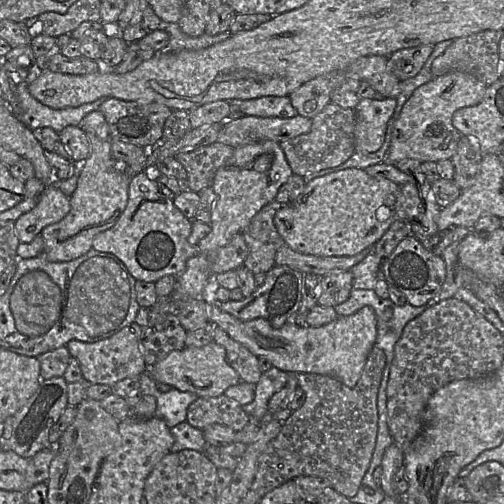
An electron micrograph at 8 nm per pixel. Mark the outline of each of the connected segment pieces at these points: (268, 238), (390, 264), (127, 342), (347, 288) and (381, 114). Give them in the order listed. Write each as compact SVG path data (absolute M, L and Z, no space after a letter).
M276 200L271 201L258 211L242 232L248 247L243 265L253 274L266 273L276 265L276 253L285 244L274 224L274 216L282 206Z
M408 235L398 244L390 256L382 260L381 276L387 283L400 290L406 296L409 304L422 306L439 294L446 279L446 264L442 256L434 255L416 237Z
M132 322L105 339L96 342L70 340L66 347L71 357L78 360L84 380L89 384L112 386L125 378L140 376L145 372L147 365L140 346L141 333L142 326Z
M350 270L320 277L317 304L335 307L348 300L352 290Z
M361 99L355 110L355 152L370 154L384 143L388 121L392 117L396 99Z

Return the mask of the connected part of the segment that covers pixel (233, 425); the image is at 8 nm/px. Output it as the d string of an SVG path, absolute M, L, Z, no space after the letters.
M225 394L218 397L197 397L187 409L186 421L194 428L203 430L211 424L220 424L238 432L247 425L261 425L262 419L247 414L243 407Z

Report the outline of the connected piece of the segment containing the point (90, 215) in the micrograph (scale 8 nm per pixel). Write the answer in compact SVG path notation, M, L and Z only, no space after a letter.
M86 133L90 154L79 166L77 186L70 195L70 211L59 222L41 231L44 240L43 256L51 262L74 260L92 248L95 235L112 227L127 205L130 178L122 164L112 156L109 140Z

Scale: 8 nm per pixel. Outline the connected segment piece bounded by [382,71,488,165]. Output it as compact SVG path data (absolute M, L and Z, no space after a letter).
M449 72L437 76L416 89L403 105L392 130L390 147L382 163L396 164L401 160L438 162L451 159L462 134L453 126L452 116L460 108L478 104L488 85L463 72Z

